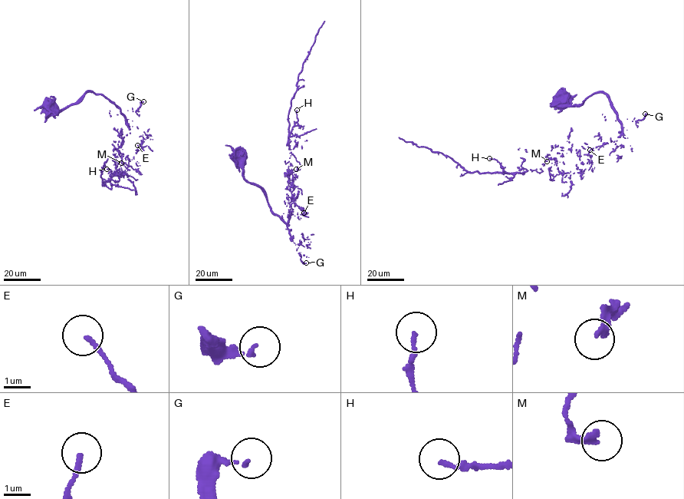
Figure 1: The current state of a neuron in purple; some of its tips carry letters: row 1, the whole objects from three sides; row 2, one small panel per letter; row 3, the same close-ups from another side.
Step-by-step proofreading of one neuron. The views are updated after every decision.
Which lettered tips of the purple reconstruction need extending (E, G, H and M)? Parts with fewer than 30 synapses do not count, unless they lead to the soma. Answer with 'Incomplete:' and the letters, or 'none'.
Incomplete: G

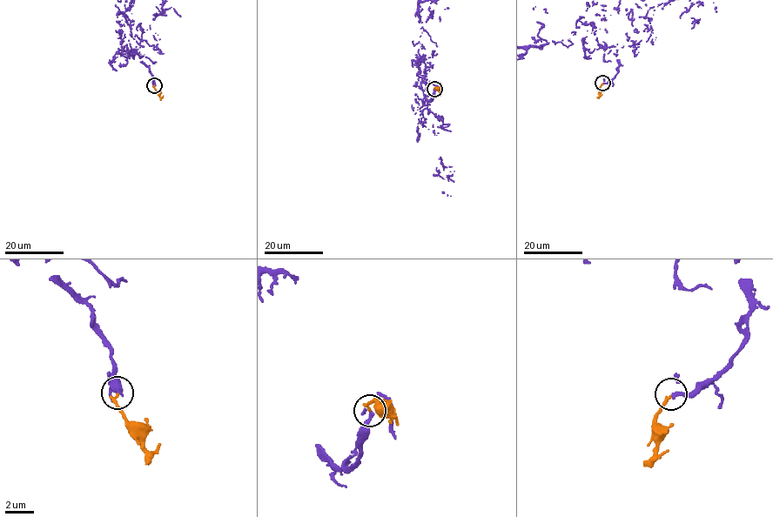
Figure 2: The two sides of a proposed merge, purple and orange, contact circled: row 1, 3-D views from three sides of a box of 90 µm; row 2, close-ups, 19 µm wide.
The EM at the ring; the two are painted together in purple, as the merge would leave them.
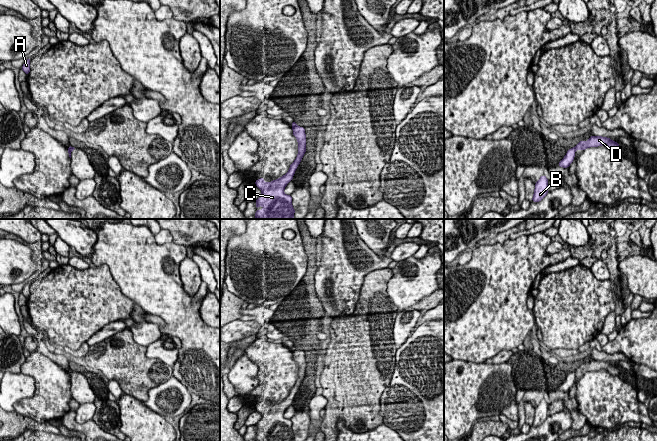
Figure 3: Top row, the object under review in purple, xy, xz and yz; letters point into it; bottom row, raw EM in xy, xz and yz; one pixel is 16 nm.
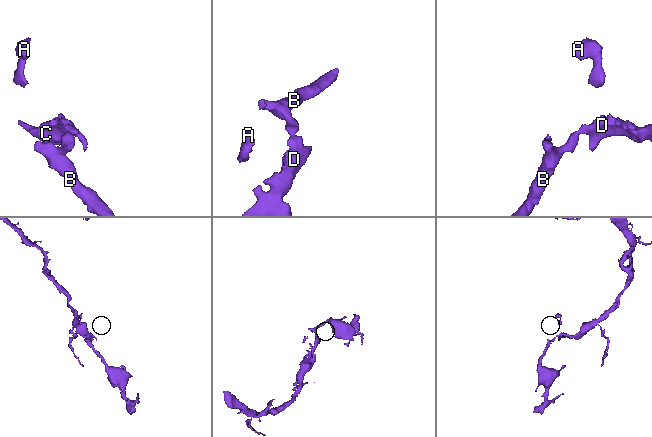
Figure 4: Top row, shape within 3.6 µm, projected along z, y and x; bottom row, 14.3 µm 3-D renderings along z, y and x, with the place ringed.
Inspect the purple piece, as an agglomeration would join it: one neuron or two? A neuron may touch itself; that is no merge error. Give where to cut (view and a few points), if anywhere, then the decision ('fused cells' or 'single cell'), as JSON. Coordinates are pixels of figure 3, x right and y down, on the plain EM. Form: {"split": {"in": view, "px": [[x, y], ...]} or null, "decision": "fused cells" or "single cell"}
{"split": {"in": "yz", "px": [[574, 371], [575, 374]]}, "decision": "fused cells"}

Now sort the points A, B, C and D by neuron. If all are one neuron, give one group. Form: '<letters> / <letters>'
A C D / B

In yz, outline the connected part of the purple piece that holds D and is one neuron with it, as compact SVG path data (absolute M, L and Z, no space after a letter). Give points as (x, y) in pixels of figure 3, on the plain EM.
M591 360L588 365L580 365L576 370L575 370L575 375L576 374L585 374L586 372L589 371L598 371L604 369L608 373L610 373L613 376L619 375L620 369L612 365L610 362L606 361L601 361L601 360Z

